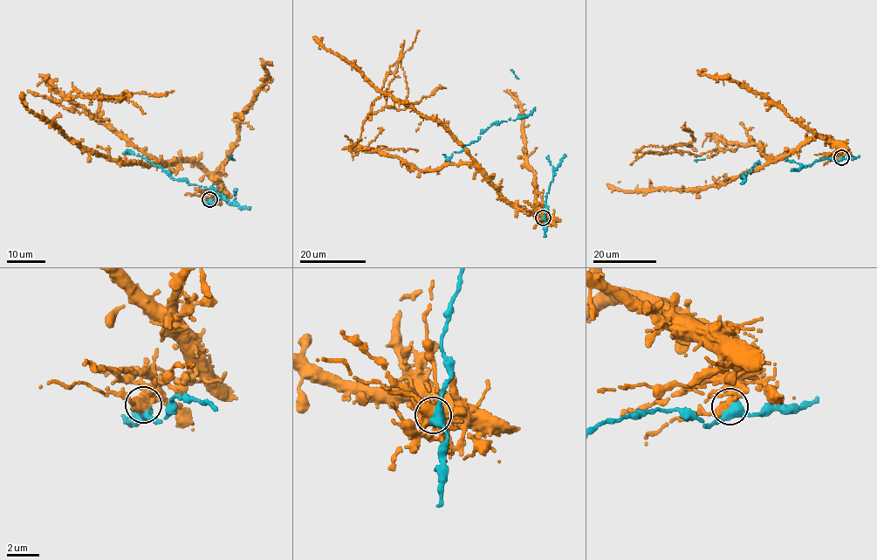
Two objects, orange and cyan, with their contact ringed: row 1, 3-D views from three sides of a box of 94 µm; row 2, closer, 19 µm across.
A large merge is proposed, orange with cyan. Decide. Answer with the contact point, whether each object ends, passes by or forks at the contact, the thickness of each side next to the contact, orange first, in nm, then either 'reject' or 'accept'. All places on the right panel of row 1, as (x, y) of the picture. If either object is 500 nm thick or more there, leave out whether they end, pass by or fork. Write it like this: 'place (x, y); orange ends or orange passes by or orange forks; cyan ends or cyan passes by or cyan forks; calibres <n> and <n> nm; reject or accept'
place (841, 157); orange forks; cyan passes by; calibres 440 and 420 nm; reject

